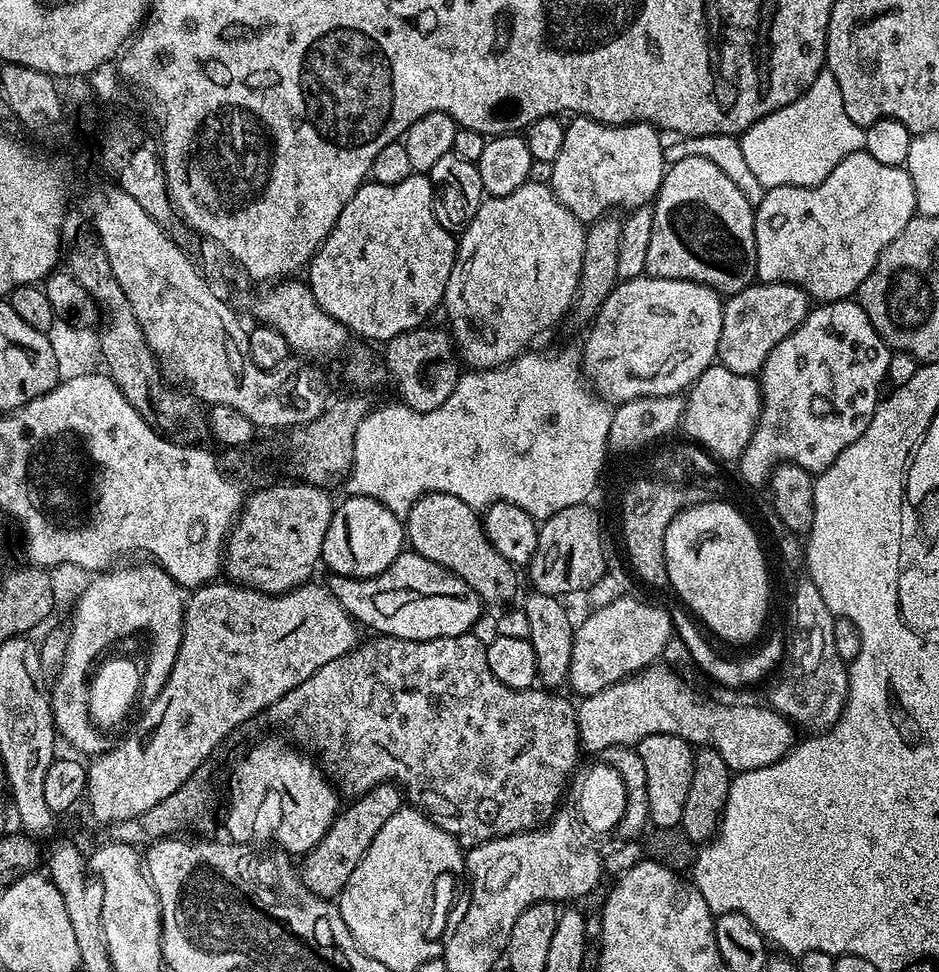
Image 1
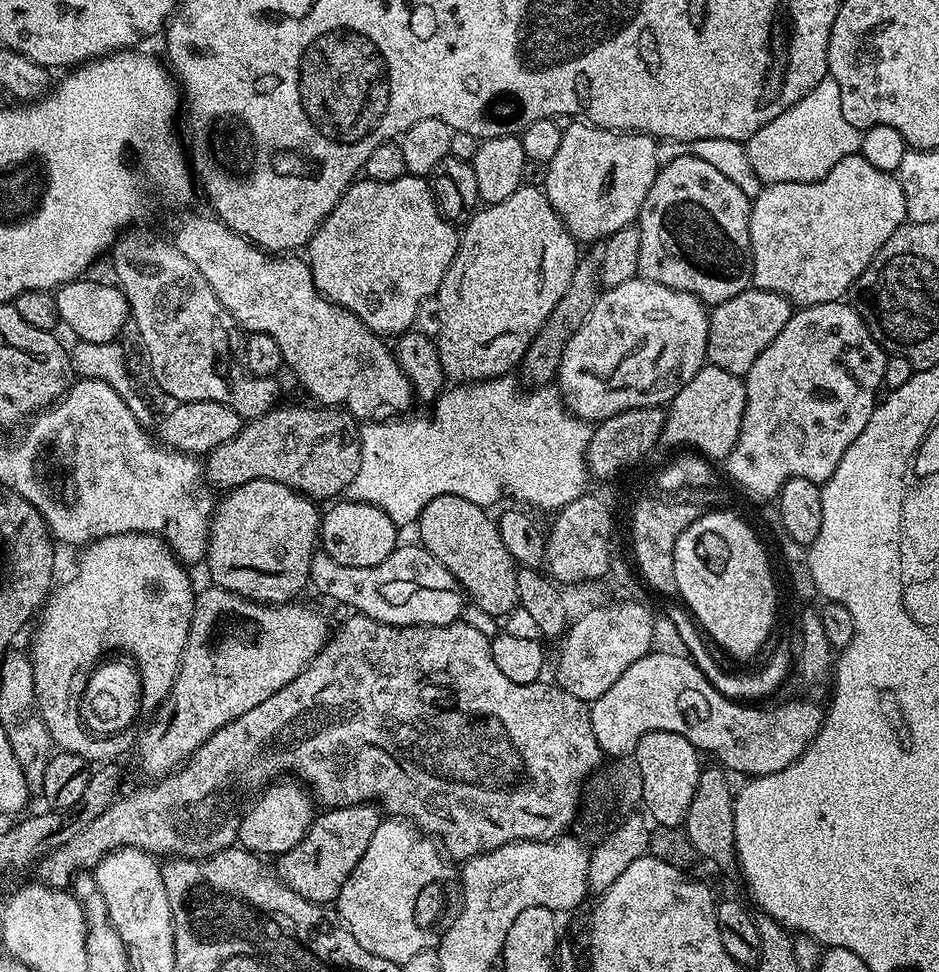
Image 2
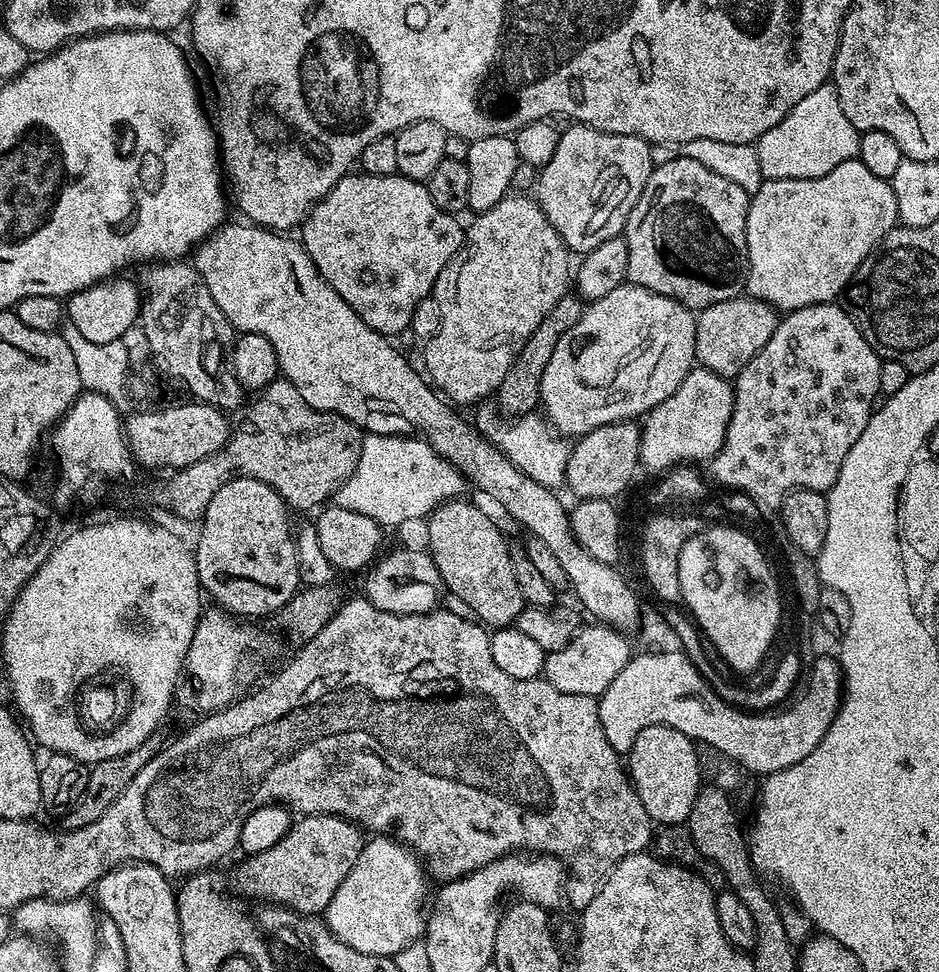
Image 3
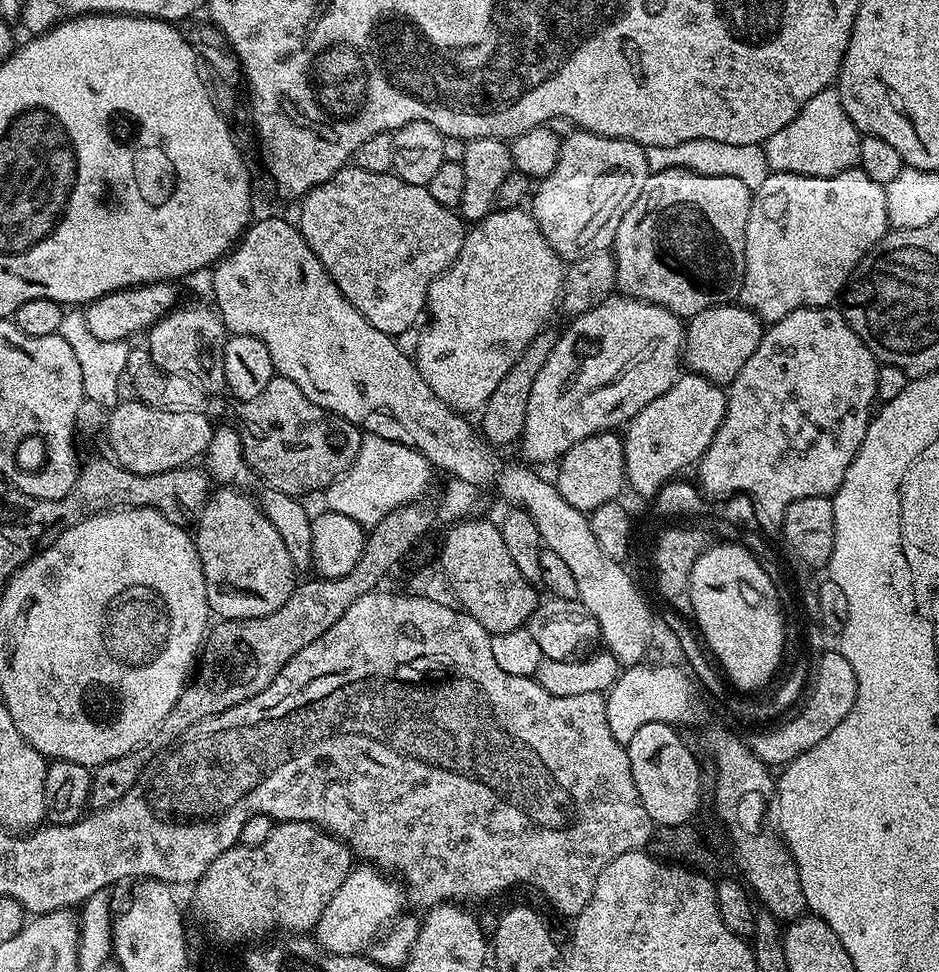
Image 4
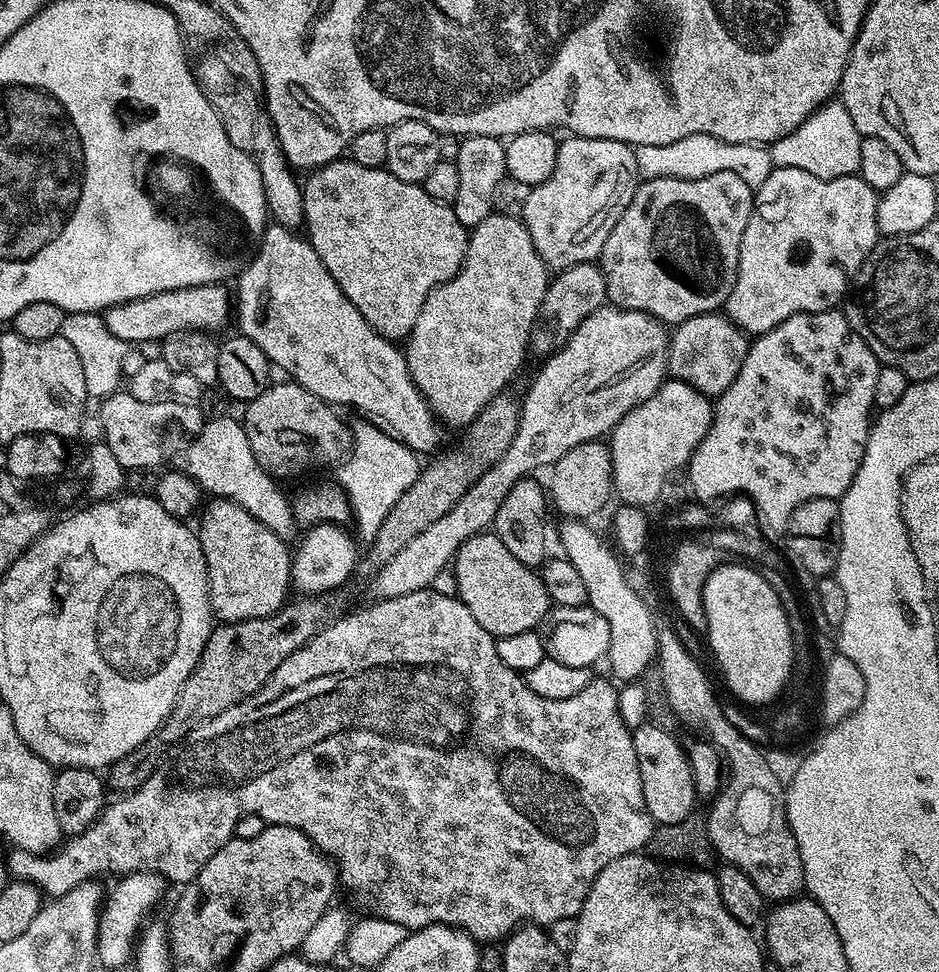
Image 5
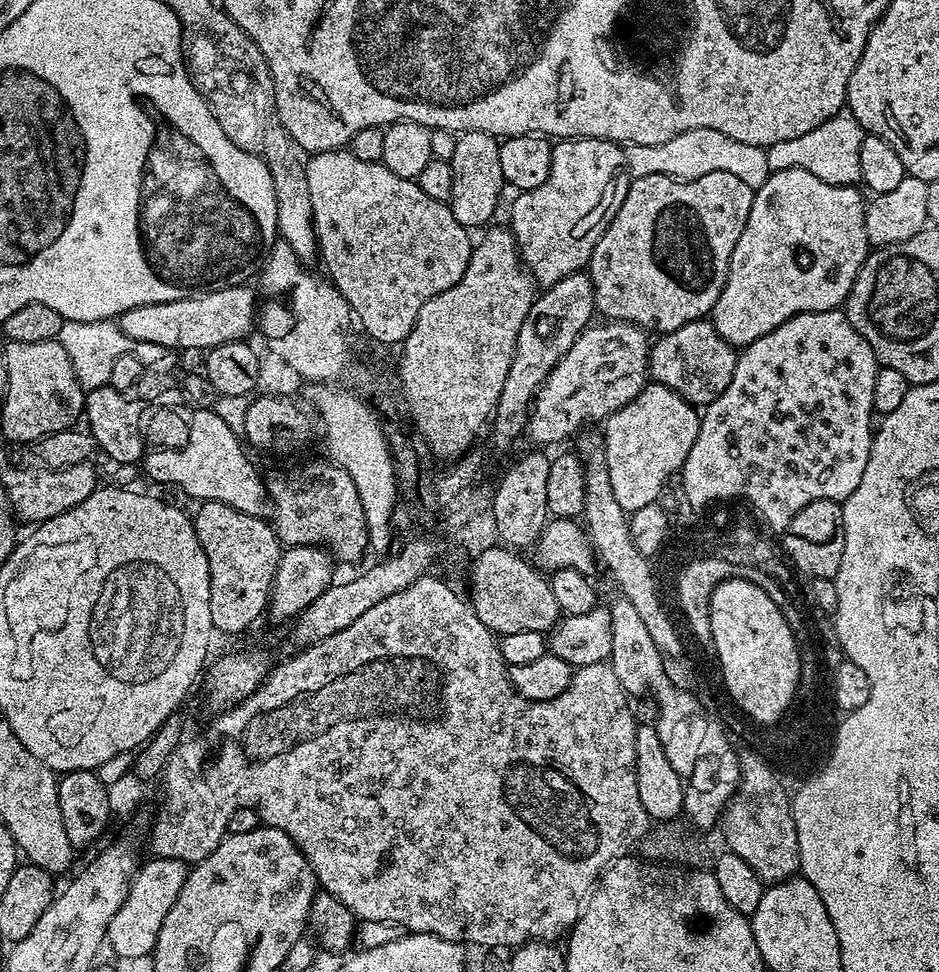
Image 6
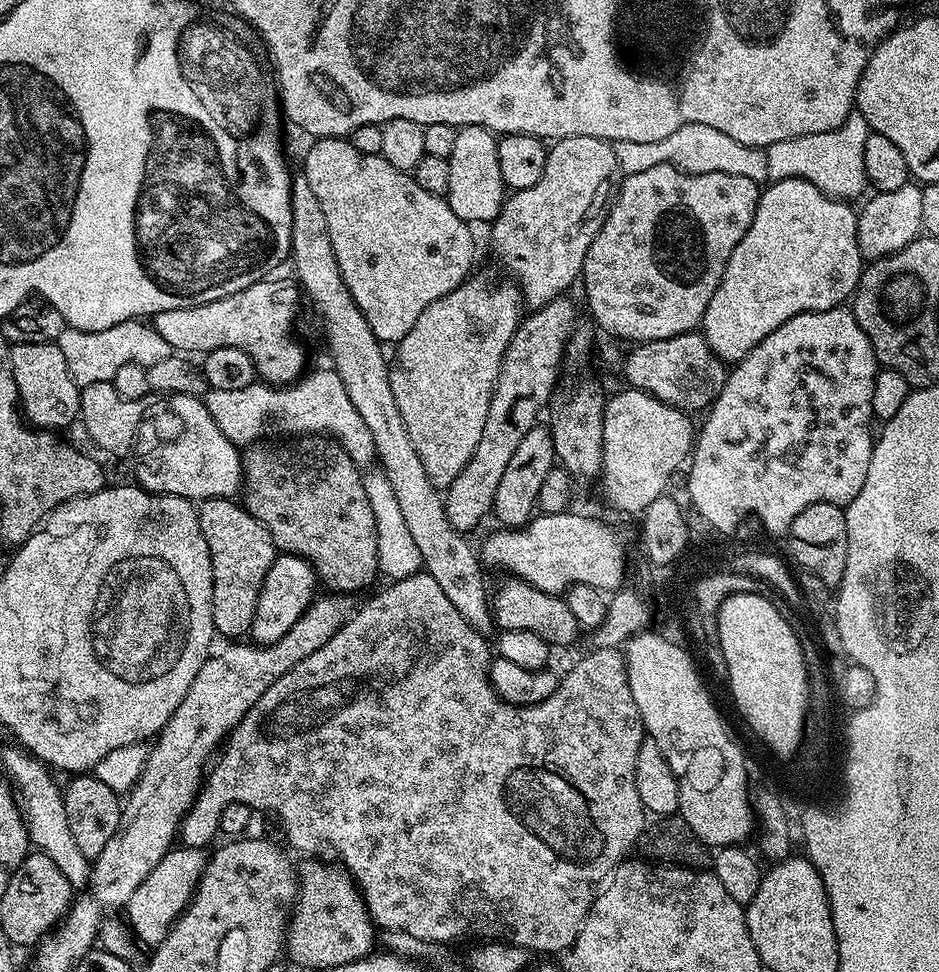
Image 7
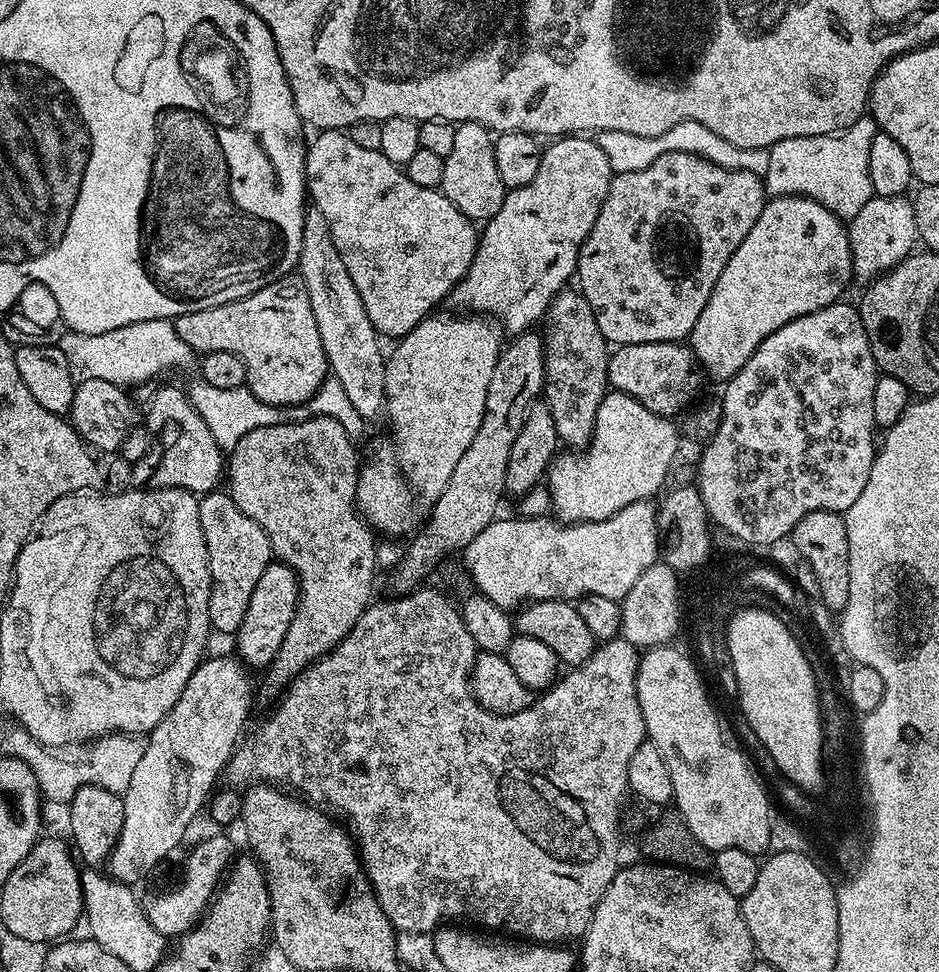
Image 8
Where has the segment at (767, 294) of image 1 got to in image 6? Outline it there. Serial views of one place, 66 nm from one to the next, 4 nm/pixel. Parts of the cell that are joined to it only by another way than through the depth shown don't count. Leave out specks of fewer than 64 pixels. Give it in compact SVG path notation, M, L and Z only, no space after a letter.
M711 319L695 320L686 326L678 326L678 330L665 332L657 340L660 341L657 344L655 341L651 345L648 354L648 370L651 379L677 392L686 403L693 406L707 406L710 402L714 402L714 398L718 398L718 394L722 394L722 390L726 390L726 386L730 386L730 378L734 378L738 352L722 338L722 334L718 334Z

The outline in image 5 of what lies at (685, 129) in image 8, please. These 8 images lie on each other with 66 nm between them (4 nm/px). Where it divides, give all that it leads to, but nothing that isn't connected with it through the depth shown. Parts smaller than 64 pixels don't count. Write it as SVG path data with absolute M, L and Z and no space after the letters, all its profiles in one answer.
M690 134L690 138L678 138L666 146L635 146L636 174L641 181L654 178L710 178L710 174L733 172L754 190L770 178L773 170L772 153L759 144L735 144L722 142L710 134Z

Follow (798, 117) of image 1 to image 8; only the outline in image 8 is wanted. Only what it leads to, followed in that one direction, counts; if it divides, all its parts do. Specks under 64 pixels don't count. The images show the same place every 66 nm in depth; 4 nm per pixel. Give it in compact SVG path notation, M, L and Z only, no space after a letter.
M870 114L857 118L853 124L834 136L786 138L768 149L770 167L762 177L764 190L773 196L809 196L826 206L835 216L851 222L873 198L870 182L870 142L877 134L876 119Z

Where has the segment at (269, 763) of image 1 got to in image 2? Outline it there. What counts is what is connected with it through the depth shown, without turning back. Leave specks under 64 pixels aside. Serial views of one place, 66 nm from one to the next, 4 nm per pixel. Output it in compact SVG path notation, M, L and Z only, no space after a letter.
M284 778L269 784L247 805L246 811L240 817L239 847L246 848L249 852L257 853L264 858L283 857L284 853L304 840L304 835L314 819L312 804L314 805L314 800L309 789L295 779Z

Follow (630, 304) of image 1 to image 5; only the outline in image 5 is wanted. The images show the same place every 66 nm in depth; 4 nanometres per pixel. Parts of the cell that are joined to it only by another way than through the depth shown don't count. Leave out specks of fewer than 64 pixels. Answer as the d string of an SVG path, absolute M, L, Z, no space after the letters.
M605 306L594 310L564 345L552 353L543 361L544 364L536 372L528 393L522 396L520 405L520 421L518 430L514 434L514 442L510 442L510 450L466 490L454 507L438 522L426 526L422 534L418 534L390 562L383 564L381 568L371 573L372 581L368 584L368 592L373 601L389 600L390 598L402 598L402 594L414 594L423 588L432 588L435 580L439 578L440 571L447 569L453 563L456 551L471 536L480 532L489 531L492 528L494 518L512 487L519 481L536 474L539 468L547 469L556 464L566 450L570 450L579 444L585 444L591 440L600 440L607 437L615 428L616 423L626 415L636 404L646 402L646 398L653 396L669 375L668 353L670 351L669 329L660 321L655 320L650 314L638 310L626 310L615 306Z

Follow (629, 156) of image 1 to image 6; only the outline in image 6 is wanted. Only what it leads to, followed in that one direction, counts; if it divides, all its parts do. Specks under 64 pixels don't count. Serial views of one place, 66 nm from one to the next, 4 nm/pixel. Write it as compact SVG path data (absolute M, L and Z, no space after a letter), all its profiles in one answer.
M564 138L552 145L550 174L542 186L519 193L512 204L510 231L525 268L537 285L547 286L587 269L590 254L608 221L618 214L630 183L621 145L611 140Z

